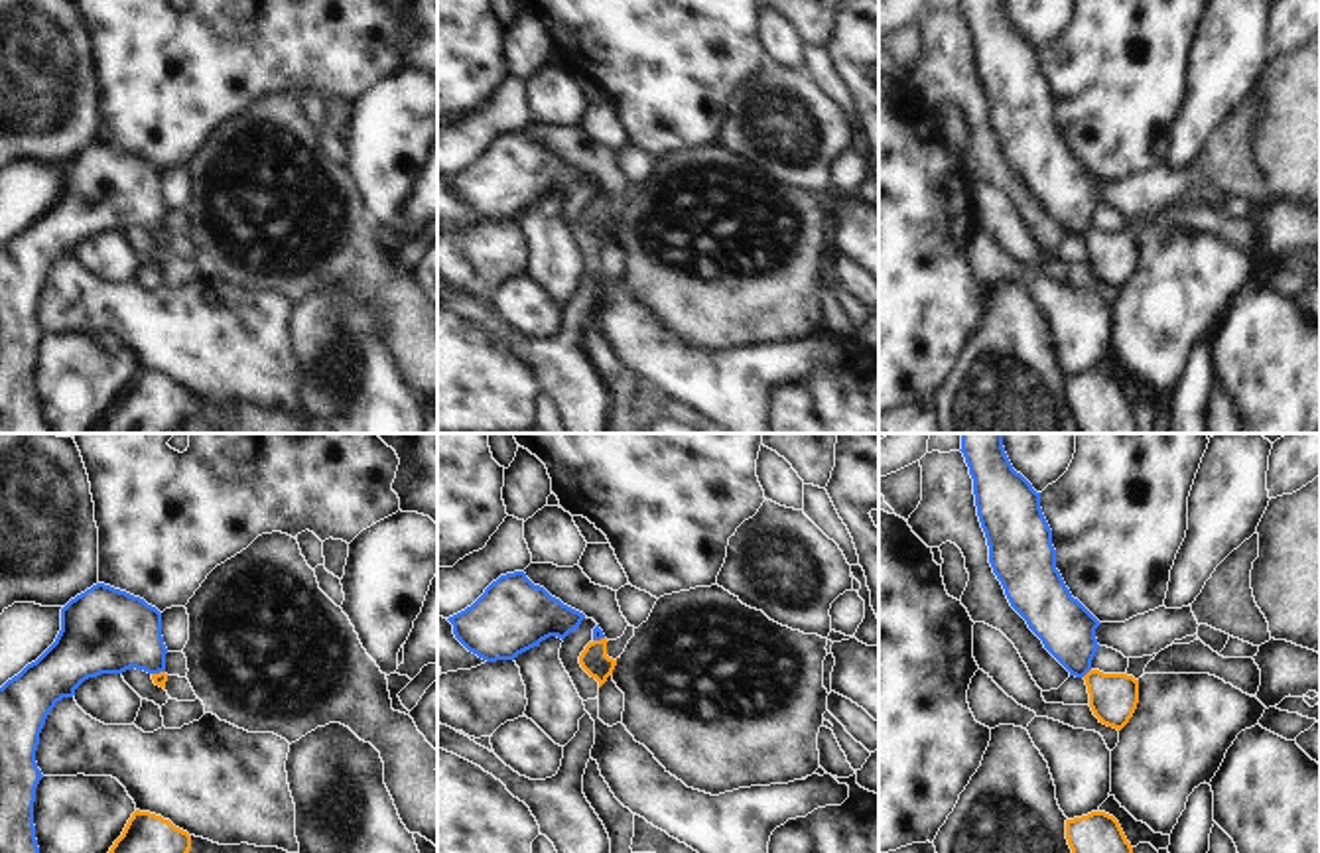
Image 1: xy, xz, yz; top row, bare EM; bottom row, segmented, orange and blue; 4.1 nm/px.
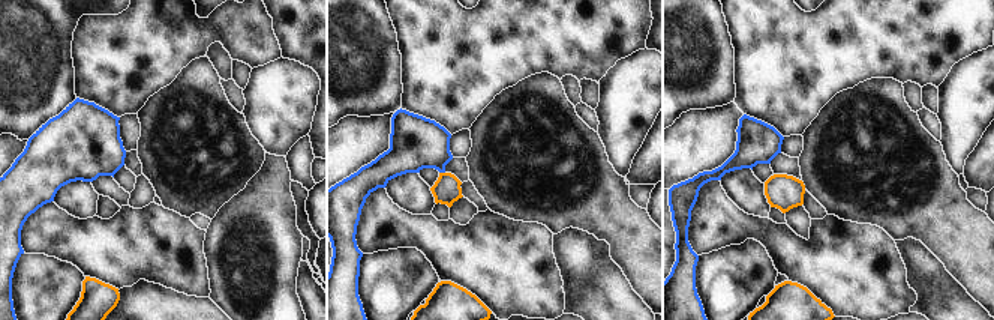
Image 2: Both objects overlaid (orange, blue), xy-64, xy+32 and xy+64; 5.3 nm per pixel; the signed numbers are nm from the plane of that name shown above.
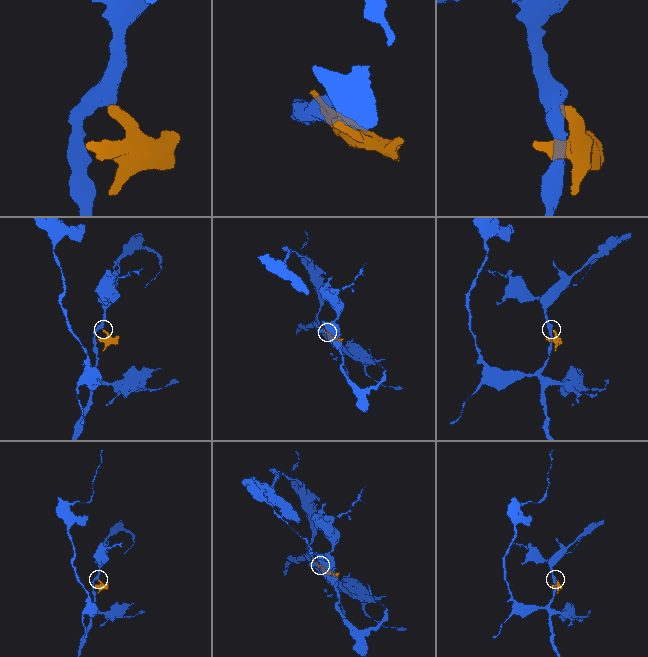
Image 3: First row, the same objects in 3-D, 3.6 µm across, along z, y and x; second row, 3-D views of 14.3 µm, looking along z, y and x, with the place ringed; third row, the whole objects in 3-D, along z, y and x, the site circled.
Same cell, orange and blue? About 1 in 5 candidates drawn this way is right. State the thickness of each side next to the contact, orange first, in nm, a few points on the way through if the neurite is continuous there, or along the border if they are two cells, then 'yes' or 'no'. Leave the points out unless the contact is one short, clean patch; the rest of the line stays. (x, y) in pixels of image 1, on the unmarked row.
200/220 nm | along yz (1090, 227), (1082, 235) | no

